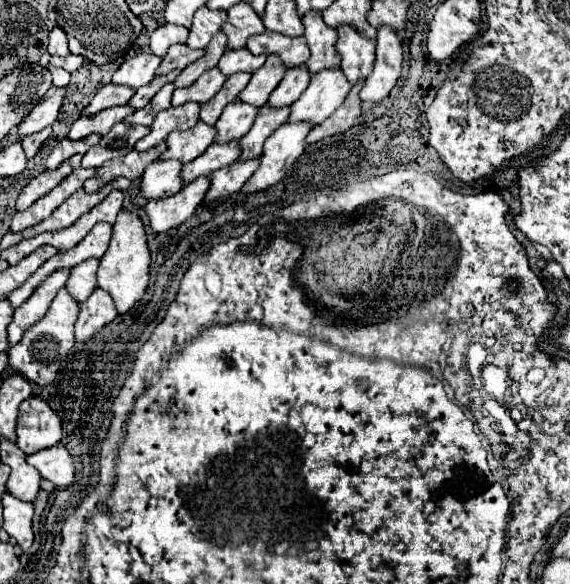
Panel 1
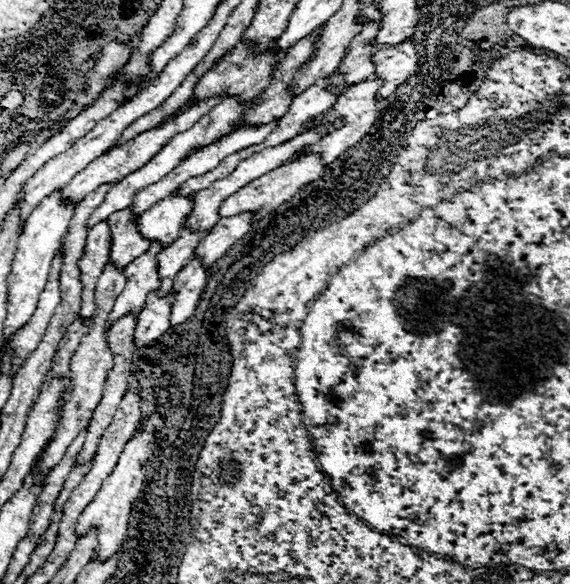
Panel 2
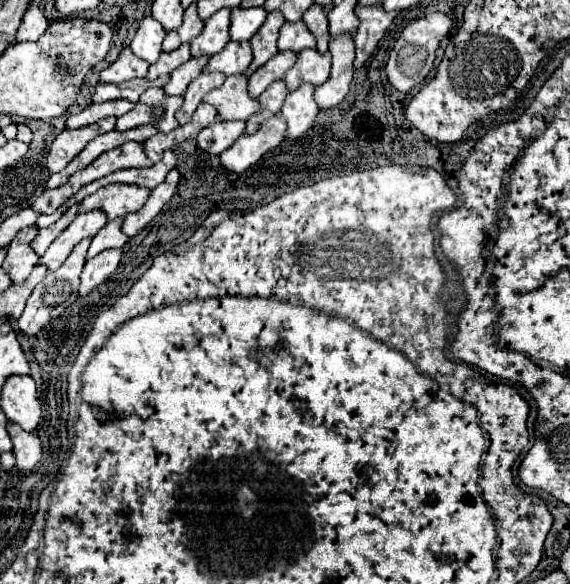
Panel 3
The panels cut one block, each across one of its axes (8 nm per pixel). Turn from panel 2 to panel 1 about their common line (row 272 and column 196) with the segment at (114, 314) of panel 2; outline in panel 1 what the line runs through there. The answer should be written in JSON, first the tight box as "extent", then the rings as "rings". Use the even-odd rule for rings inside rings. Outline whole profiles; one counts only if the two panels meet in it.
{"extent":[162,122,216,164],"rings":[[[198,122],[192,130],[186,132],[172,132],[166,140],[168,150],[162,154],[162,160],[174,158],[180,160],[182,164],[188,164],[206,152],[206,148],[214,142],[214,136],[216,128],[204,122]]]}

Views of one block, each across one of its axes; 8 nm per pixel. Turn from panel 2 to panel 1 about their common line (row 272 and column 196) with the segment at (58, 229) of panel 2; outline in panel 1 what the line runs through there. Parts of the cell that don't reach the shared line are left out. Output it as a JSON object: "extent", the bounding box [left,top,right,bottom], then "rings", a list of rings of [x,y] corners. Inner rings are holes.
{"extent":[188,6,226,48],"rings":[[[206,6],[198,8],[190,26],[190,38],[188,38],[188,46],[192,48],[206,48],[208,42],[212,40],[212,36],[222,28],[222,22],[226,18],[224,10],[210,10]]]}

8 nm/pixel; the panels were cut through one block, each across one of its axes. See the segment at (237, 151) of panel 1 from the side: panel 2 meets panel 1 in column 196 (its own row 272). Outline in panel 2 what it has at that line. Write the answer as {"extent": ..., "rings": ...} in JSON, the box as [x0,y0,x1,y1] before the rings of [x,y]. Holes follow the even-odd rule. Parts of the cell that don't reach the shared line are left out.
{"extent":[156,228,208,297],"rings":[[[186,228],[180,232],[178,240],[174,240],[174,244],[170,244],[168,248],[164,248],[156,262],[158,262],[158,276],[163,278],[158,289],[159,296],[163,297],[172,290],[174,276],[178,274],[178,270],[182,270],[190,258],[194,258],[194,248],[198,246],[198,242],[202,240],[202,236],[208,232],[198,232],[198,236],[186,232]]]}

